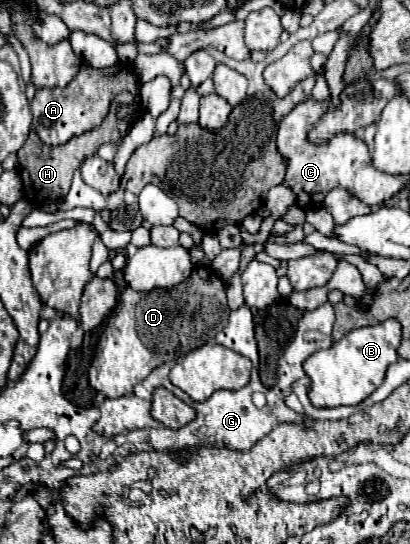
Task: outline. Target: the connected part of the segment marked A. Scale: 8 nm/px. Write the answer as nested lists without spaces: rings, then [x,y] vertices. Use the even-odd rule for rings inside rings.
[[[83,66],[67,88],[37,90],[37,94],[31,102],[33,130],[45,144],[59,146],[59,144],[65,144],[71,136],[79,136],[83,132],[97,128],[109,112],[109,102],[117,94],[117,84],[125,84],[125,90],[139,94],[139,80],[131,72],[133,72],[131,68],[125,70],[123,66],[111,66],[111,68],[103,68],[103,70]],[[129,76],[133,76],[133,80]]]

